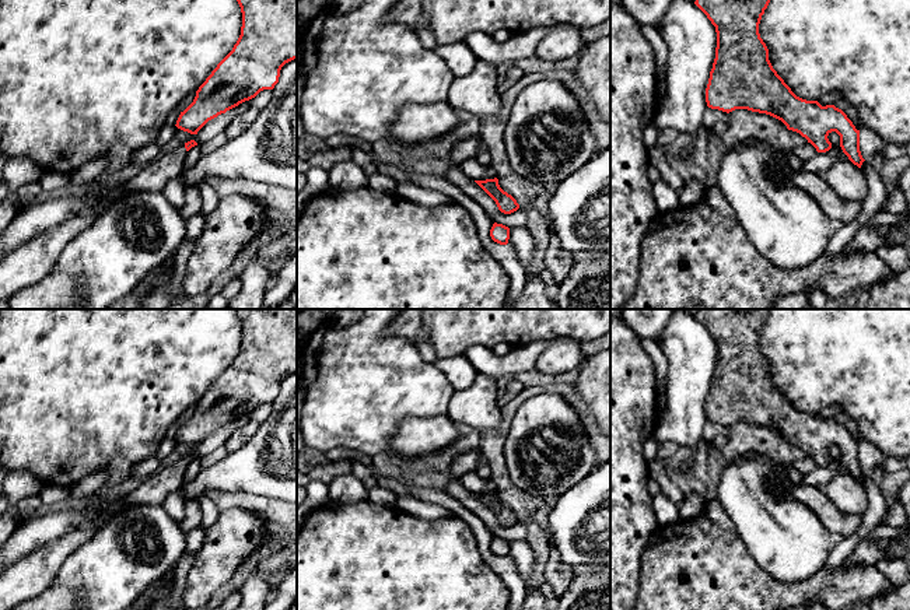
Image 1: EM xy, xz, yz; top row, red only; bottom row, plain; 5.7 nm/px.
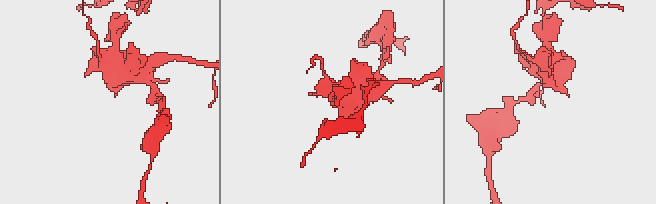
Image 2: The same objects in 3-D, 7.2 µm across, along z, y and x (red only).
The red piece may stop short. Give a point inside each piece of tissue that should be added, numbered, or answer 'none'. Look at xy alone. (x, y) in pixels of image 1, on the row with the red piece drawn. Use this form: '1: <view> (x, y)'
1: xy (153, 178)

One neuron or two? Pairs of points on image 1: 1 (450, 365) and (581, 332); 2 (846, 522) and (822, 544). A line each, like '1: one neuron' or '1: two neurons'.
1: two neurons
2: two neurons

